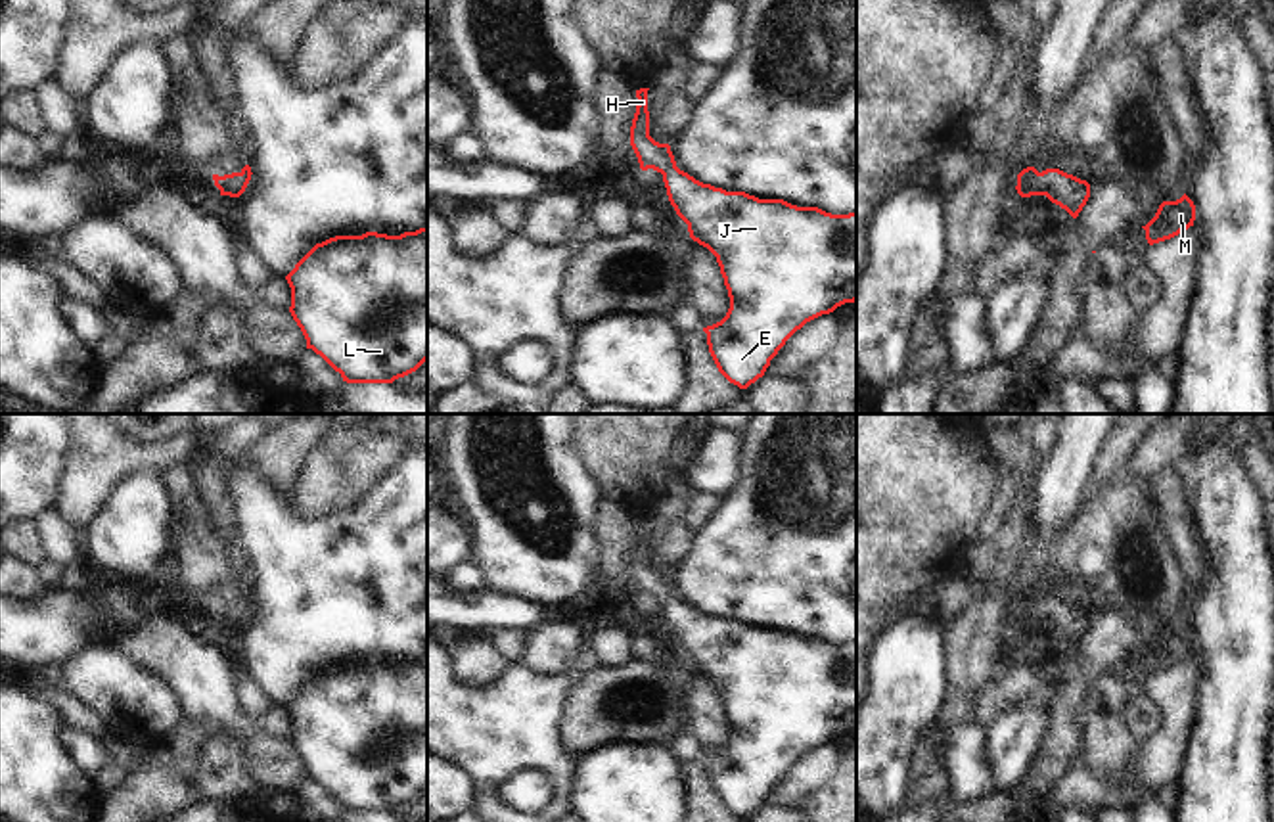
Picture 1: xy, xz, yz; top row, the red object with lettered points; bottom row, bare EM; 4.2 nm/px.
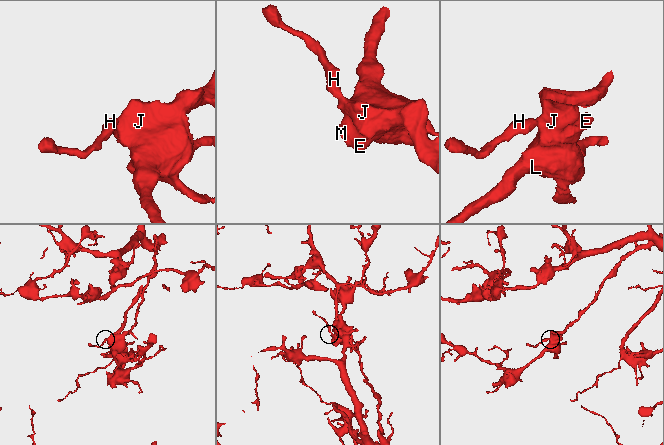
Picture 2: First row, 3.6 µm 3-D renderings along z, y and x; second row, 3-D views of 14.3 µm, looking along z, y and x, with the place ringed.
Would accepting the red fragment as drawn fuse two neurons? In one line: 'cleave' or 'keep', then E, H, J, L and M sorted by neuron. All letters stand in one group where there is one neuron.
keep; groups E H J L M

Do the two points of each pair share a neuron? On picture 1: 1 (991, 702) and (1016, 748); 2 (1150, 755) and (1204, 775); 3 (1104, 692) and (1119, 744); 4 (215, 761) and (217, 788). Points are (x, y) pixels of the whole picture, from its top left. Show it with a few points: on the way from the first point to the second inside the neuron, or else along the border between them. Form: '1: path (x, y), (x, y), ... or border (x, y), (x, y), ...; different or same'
1: border (1045, 709), (1033, 706), (1010, 707), (987, 730); different
2: border (1194, 723), (1186, 763), (1175, 782); different
3: path (1108, 706), (1110, 730); same
4: path (217, 767), (217, 782); same

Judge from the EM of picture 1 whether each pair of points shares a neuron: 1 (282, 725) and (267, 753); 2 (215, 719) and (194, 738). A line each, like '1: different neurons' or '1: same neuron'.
1: different neurons
2: different neurons

